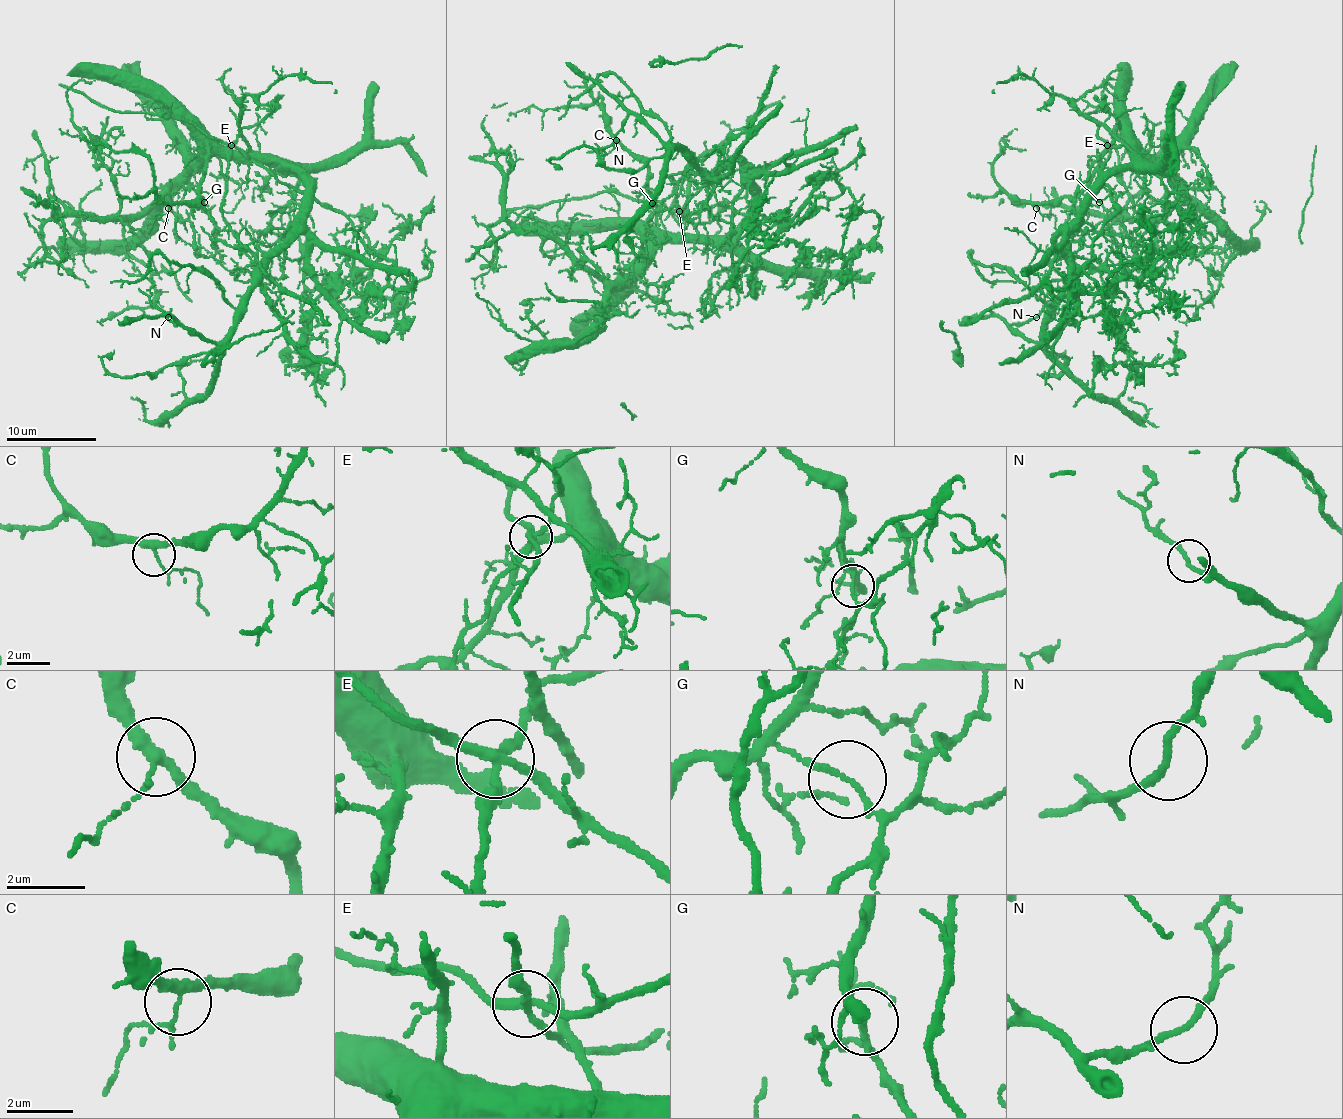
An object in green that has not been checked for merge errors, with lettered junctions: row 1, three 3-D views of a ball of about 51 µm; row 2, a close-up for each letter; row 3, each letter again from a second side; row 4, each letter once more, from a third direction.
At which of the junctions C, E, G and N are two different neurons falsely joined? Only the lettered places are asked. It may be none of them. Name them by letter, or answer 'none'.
E, G

